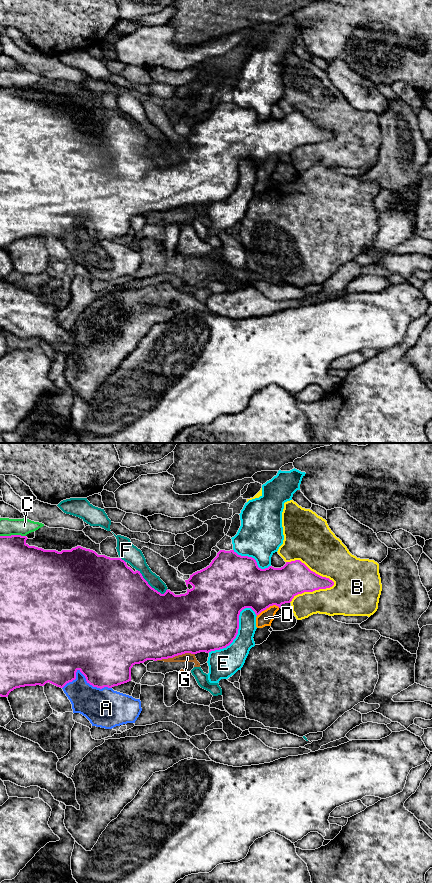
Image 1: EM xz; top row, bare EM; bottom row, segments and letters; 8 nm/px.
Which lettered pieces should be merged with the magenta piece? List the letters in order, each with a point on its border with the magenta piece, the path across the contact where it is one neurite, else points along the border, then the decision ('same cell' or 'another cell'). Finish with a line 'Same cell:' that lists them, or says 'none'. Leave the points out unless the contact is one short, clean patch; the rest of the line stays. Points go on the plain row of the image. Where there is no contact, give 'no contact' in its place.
A: meets magenta in xz at (85, 229); another cell
B: meets magenta in xz at (310, 122); another cell
C: meets magenta in xz at (12, 87); another cell
D: meets magenta in xz at (267, 159); another cell
E: meets magenta in xz at (237, 183); another cell
F: meets magenta in xz at (149, 137); another cell
G: meets magenta in xz at (175, 207); border along xz (194, 205), (182, 205), (156, 212); another cell
Same cell: none

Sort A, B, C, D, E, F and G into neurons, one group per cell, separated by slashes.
A / B / C / D / E / F / G

